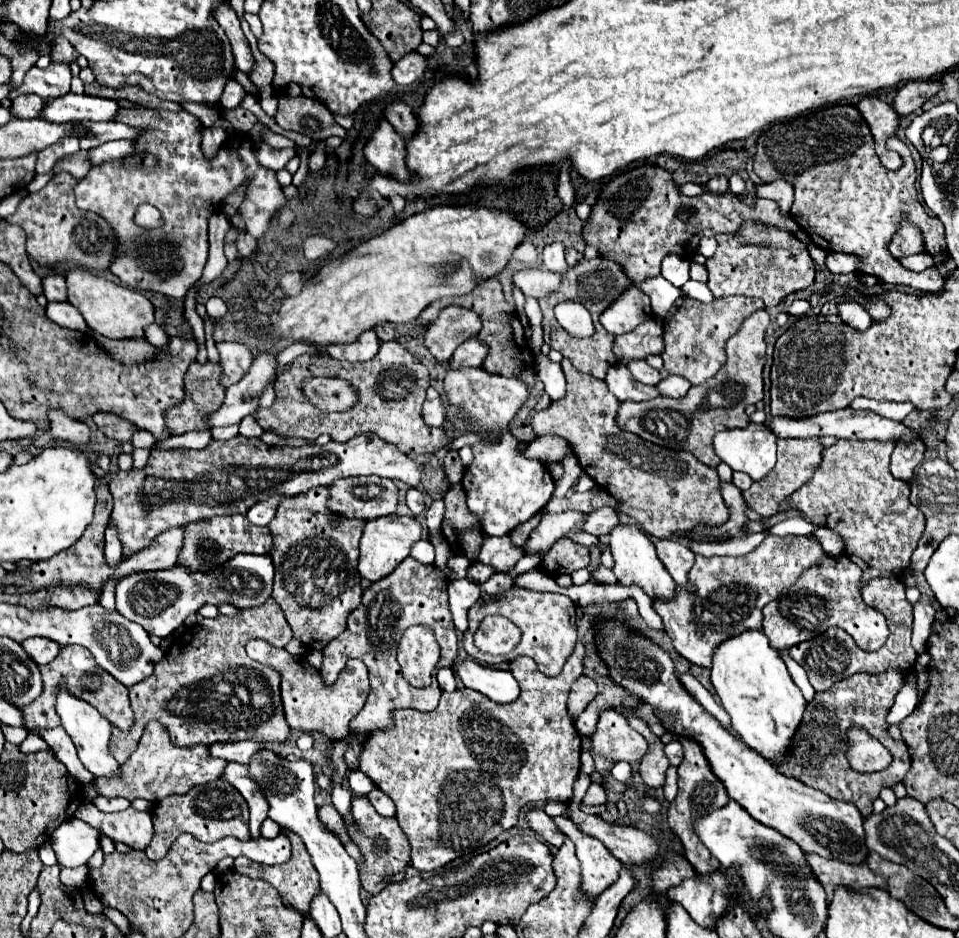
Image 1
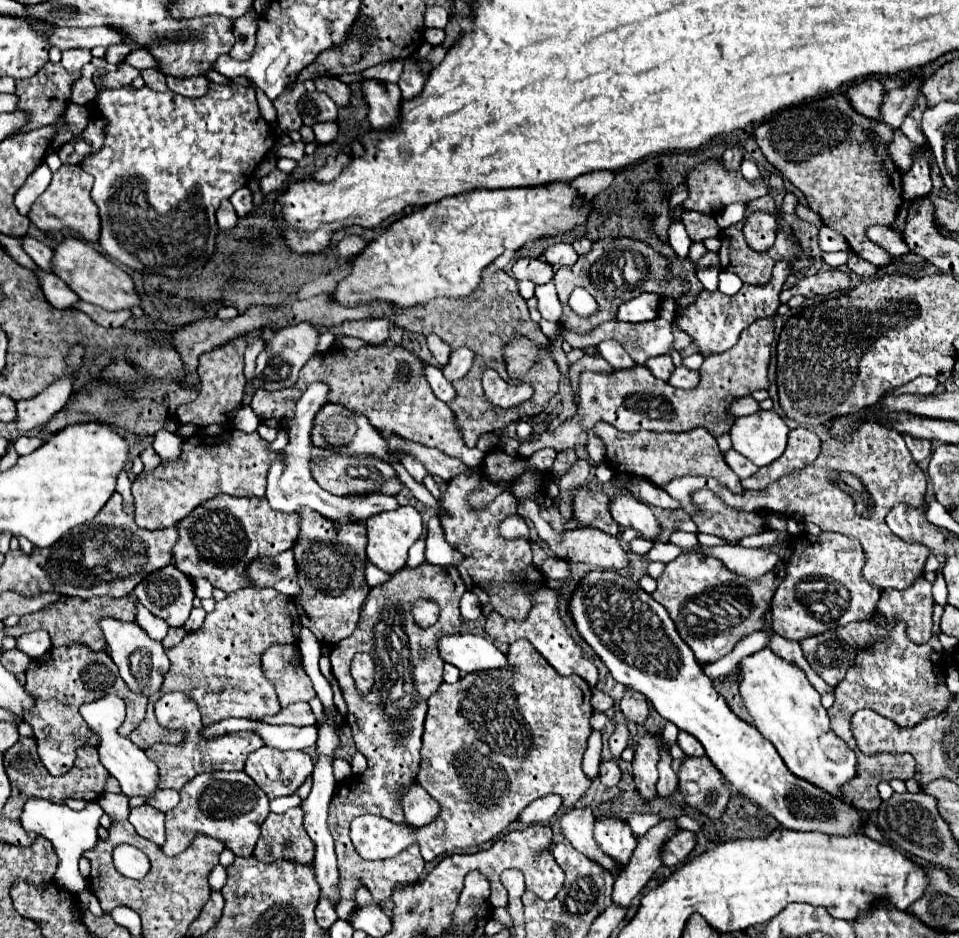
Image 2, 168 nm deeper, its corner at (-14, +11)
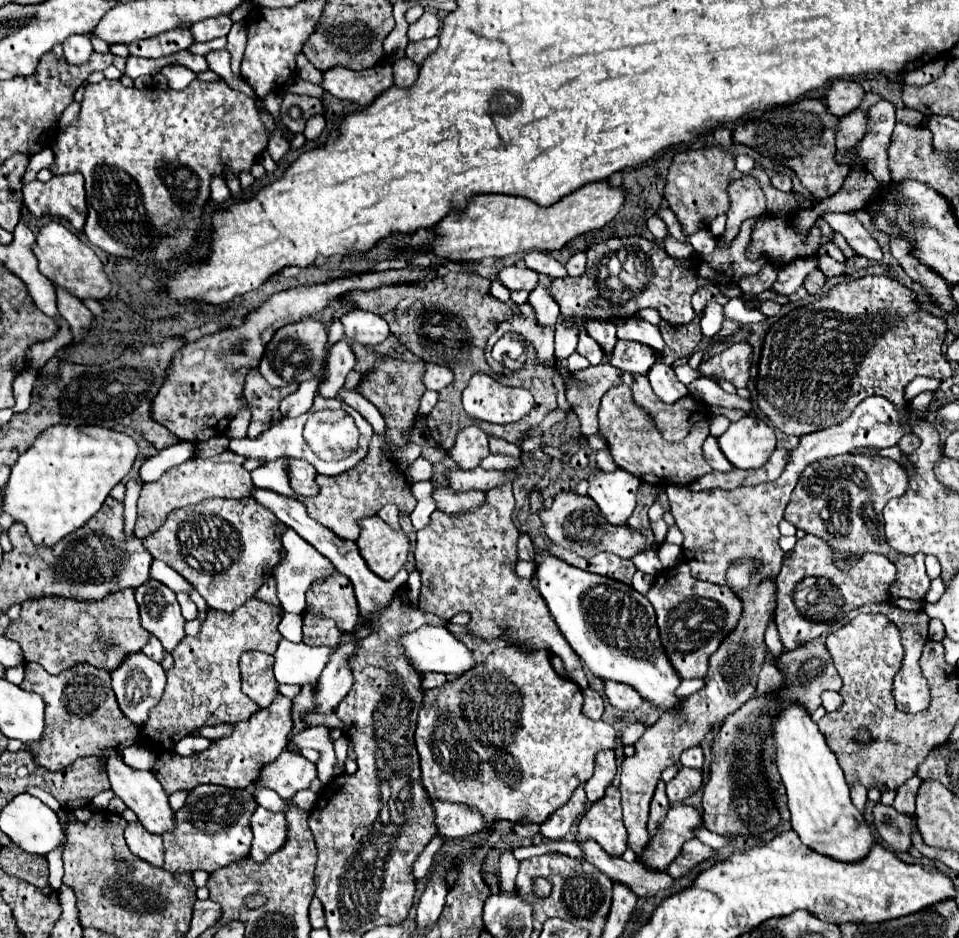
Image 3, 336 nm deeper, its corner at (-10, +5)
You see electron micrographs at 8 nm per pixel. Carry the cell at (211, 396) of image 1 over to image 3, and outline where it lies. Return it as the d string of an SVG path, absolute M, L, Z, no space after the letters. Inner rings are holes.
M386 270L386 272L364 272L352 274L344 278L334 278L322 284L298 286L290 290L282 290L270 296L262 306L252 310L240 326L228 326L216 334L202 336L182 350L178 350L166 370L166 380L152 400L152 420L168 428L180 440L188 440L198 444L212 436L220 436L226 432L230 420L238 414L242 406L242 390L244 378L250 368L260 364L266 344L272 340L276 328L286 322L296 322L306 316L312 316L328 306L332 306L338 298L354 290L374 290L380 286L416 282L424 276L434 276L432 270Z

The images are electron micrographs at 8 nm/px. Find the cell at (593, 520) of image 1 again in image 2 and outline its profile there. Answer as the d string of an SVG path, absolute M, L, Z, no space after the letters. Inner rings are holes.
M580 488L574 498L574 516L582 526L594 526L616 536L620 528L612 518L608 504L610 498L604 492L590 492L586 488Z

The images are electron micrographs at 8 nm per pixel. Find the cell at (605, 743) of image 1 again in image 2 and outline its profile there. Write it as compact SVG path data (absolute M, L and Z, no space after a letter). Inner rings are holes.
M626 690L624 698L620 700L620 710L622 710L624 718L636 726L642 726L650 714L646 698L634 690Z

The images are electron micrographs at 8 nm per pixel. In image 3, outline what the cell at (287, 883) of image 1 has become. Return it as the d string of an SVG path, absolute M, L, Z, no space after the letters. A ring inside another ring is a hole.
M258 806L250 818L250 828L254 832L254 840L250 846L250 858L262 862L266 856L284 846L286 840L286 820L284 814L270 812Z

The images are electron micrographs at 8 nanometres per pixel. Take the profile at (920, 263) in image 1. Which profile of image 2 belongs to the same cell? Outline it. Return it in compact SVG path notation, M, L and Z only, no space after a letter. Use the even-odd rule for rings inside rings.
M872 226L872 230L868 230L868 236L872 238L872 242L876 242L878 246L882 246L886 252L890 252L892 256L904 256L910 254L908 244L904 242L904 238L900 238L896 234L894 228L886 228L886 226Z

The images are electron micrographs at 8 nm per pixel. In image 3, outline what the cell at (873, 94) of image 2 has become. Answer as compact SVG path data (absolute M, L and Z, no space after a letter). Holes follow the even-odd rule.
M834 80L824 96L824 106L834 116L846 116L856 110L864 98L864 90L854 80Z

